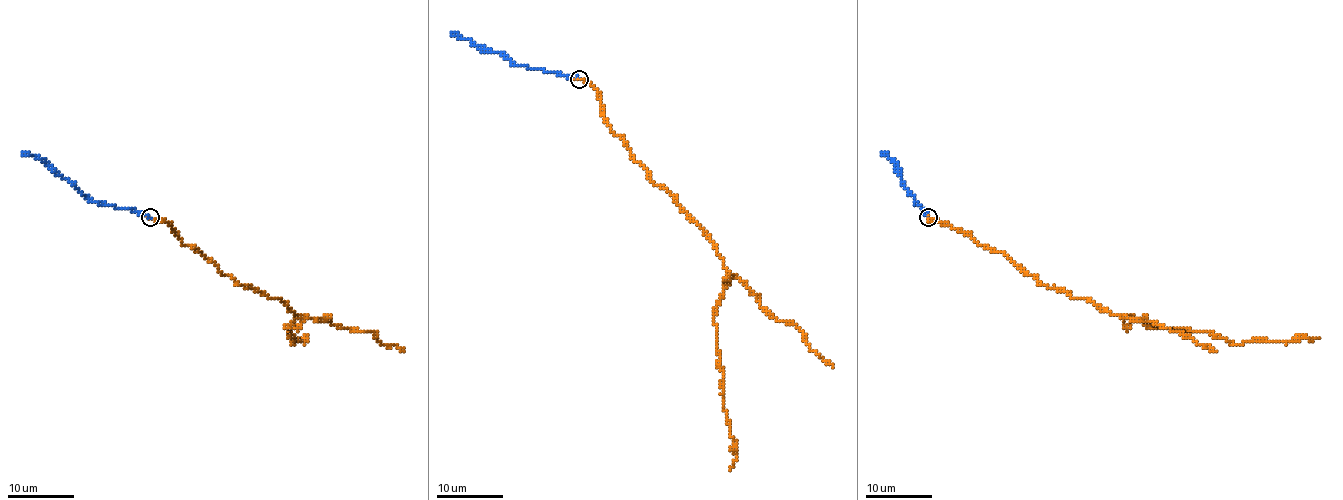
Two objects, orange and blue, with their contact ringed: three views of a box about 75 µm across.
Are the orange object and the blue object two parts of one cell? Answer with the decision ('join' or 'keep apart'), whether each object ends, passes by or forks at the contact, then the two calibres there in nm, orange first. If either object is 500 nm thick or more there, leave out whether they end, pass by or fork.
join | orange ends | blue ends | 180/240 nm

